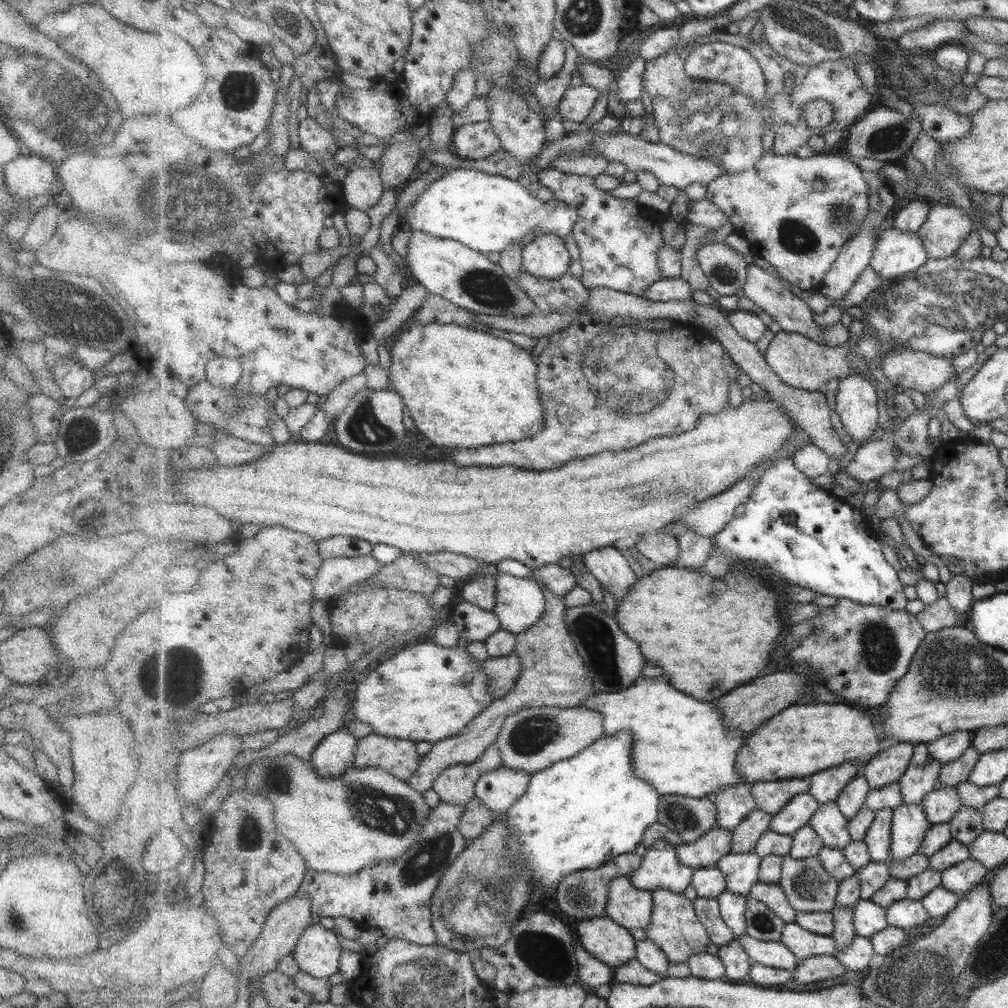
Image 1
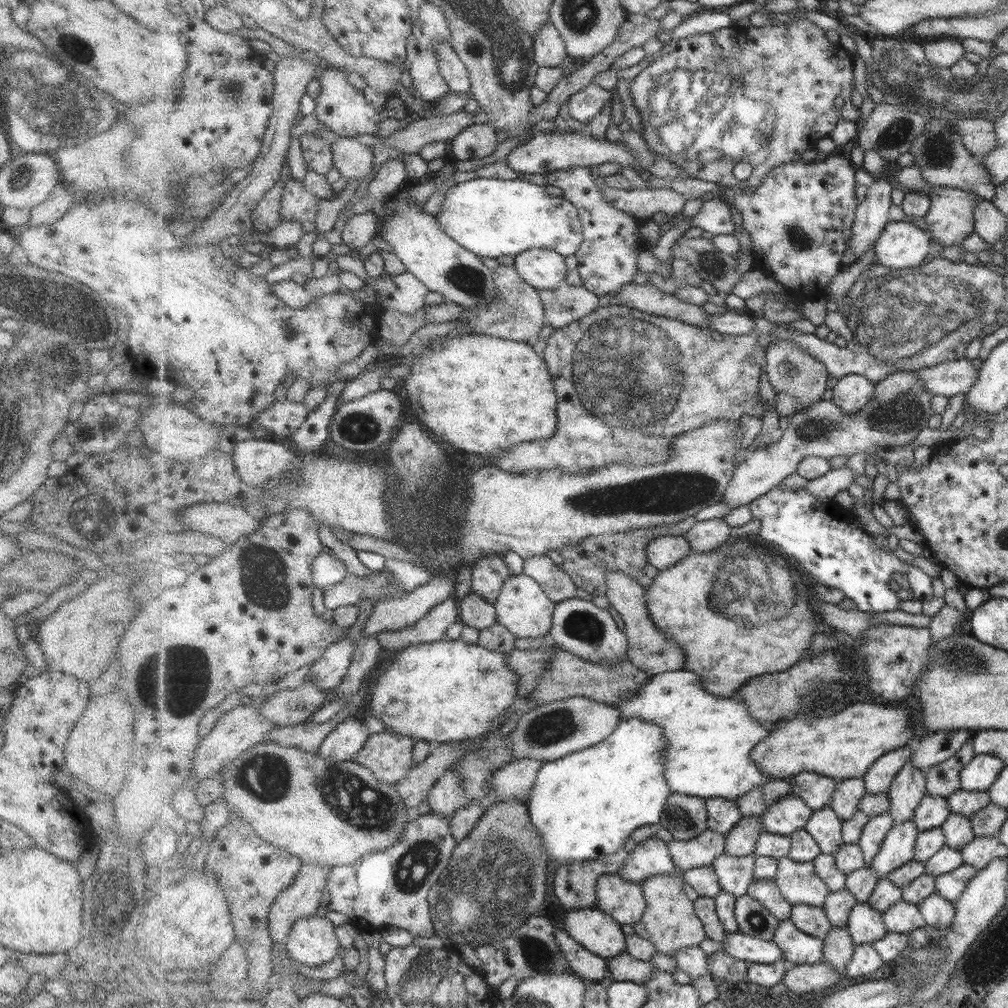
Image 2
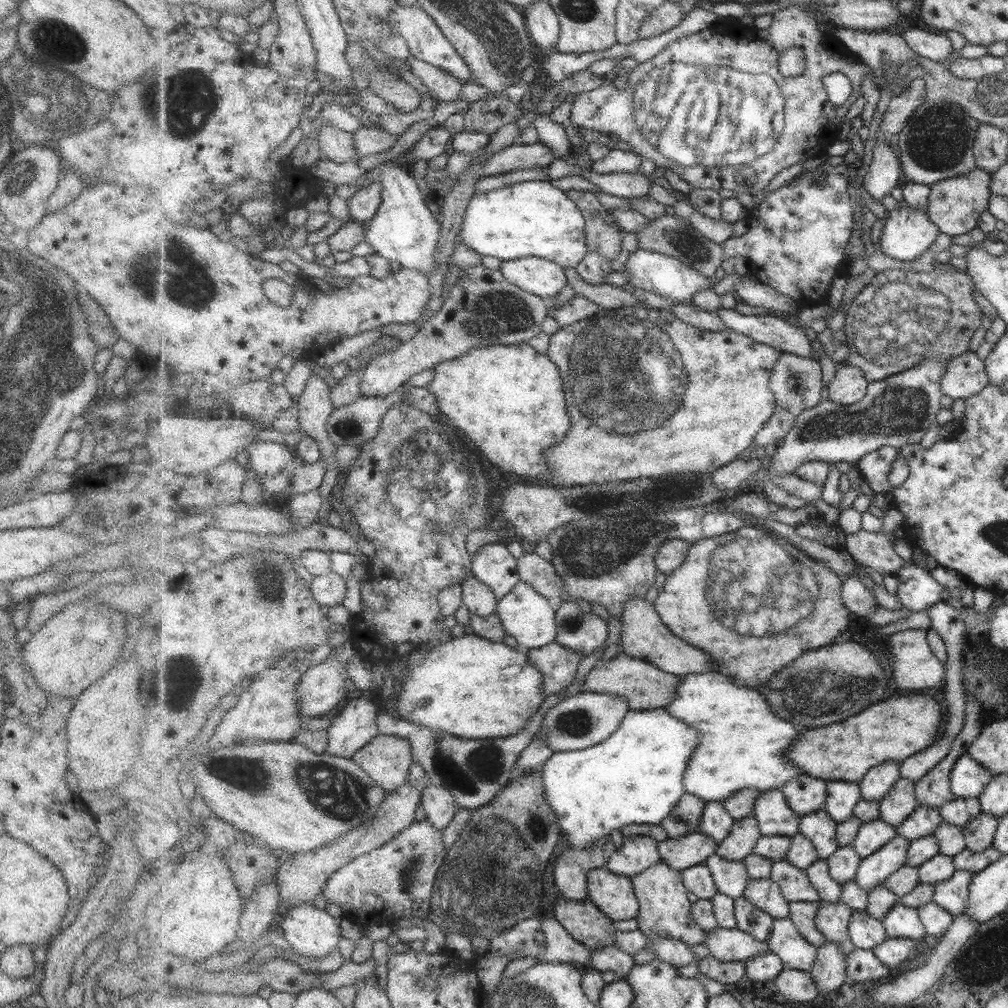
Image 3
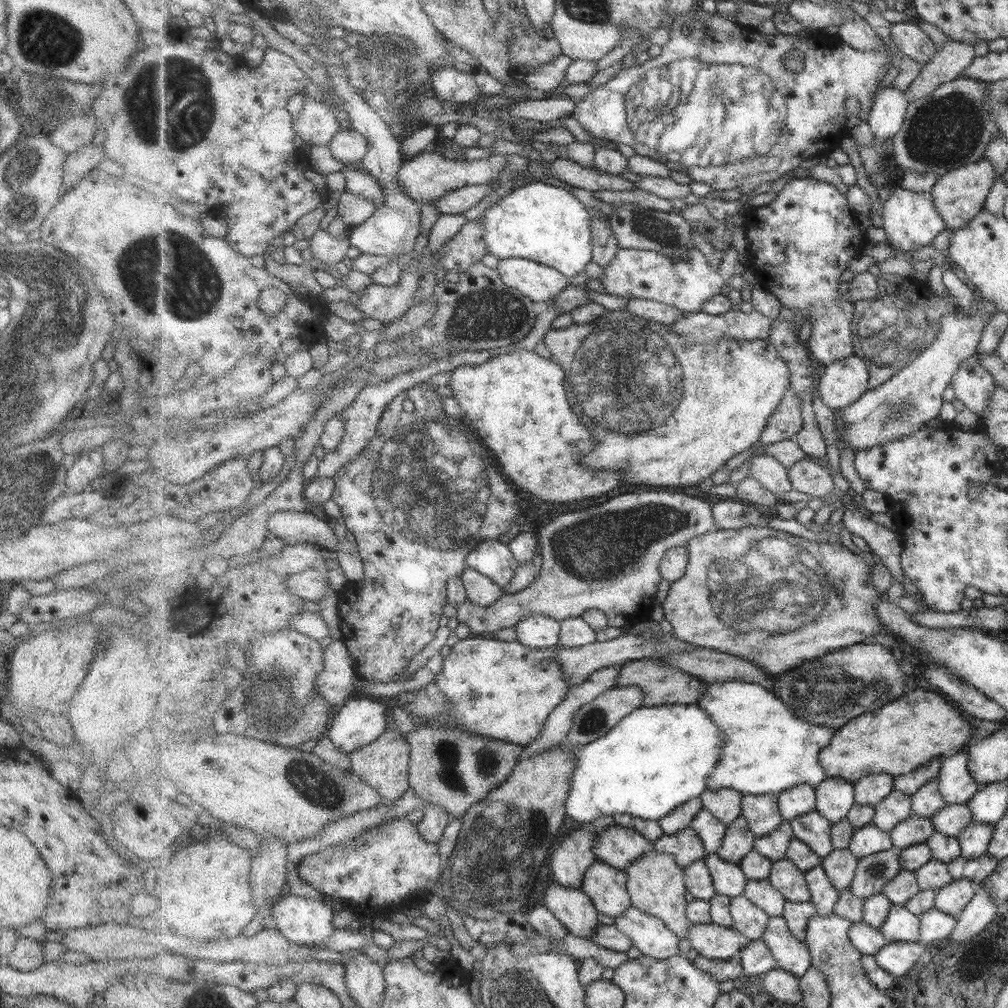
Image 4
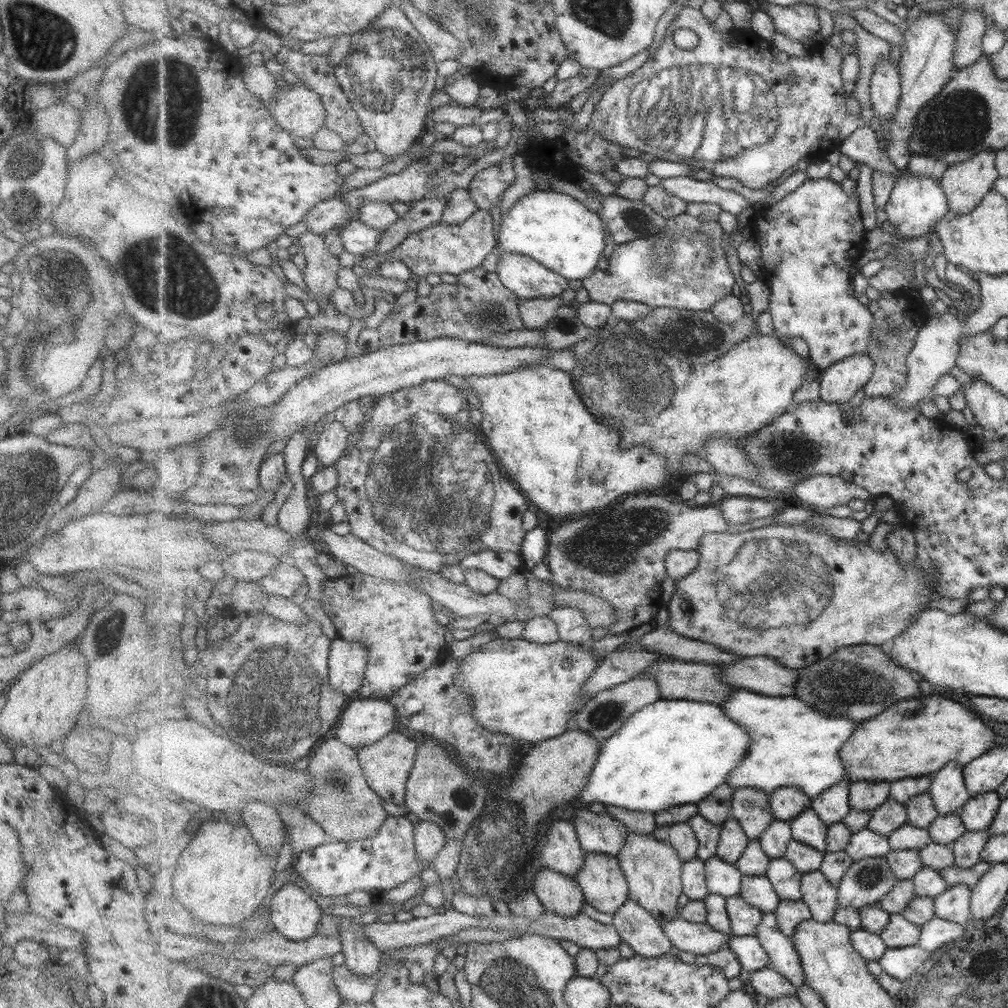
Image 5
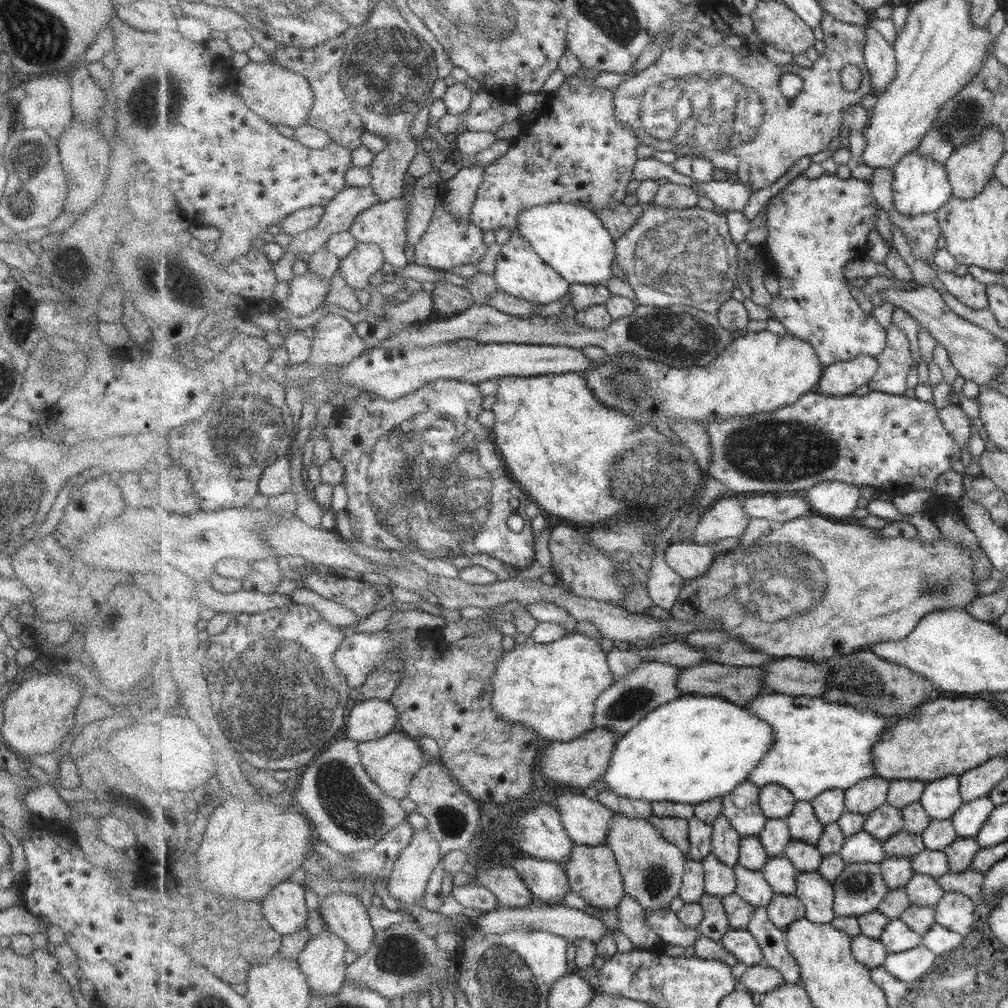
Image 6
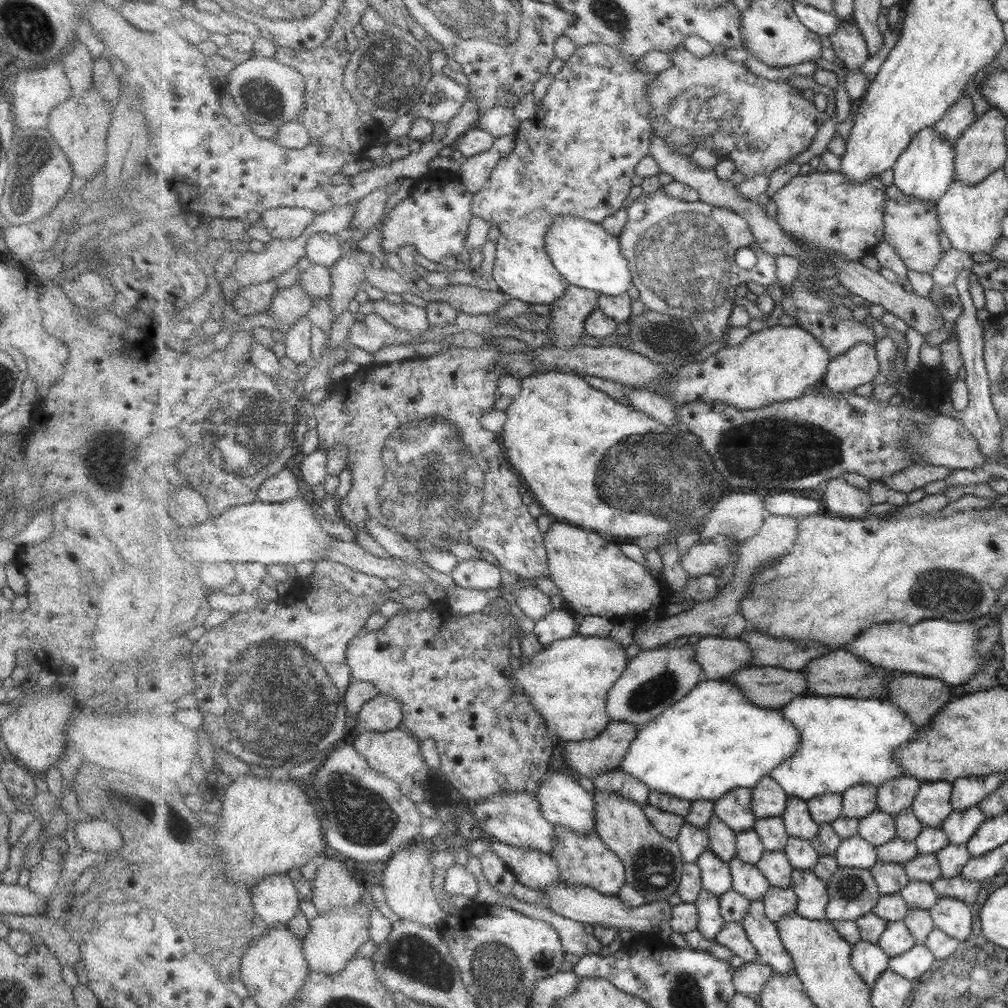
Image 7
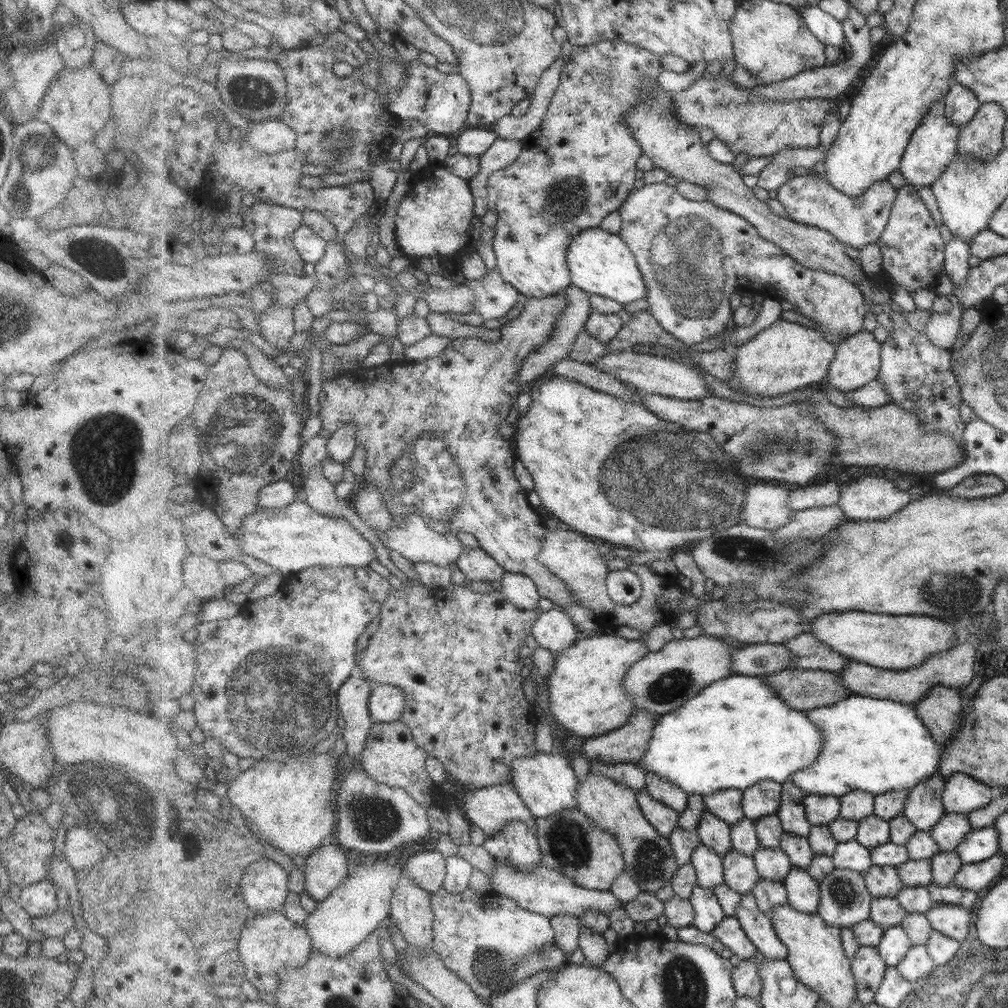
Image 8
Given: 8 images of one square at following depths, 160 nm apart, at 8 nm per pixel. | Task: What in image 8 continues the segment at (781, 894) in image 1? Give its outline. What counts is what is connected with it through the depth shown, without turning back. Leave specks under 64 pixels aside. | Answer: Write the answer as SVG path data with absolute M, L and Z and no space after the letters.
M733 848L724 856L724 877L725 883L742 895L751 893L762 878L756 860Z

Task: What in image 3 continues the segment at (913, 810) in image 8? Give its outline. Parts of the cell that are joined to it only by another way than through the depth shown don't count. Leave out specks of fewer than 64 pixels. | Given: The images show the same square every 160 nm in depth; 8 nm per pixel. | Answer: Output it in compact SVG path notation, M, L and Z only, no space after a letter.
M963 753L953 765L951 788L957 799L973 799L981 794L991 779L992 774Z

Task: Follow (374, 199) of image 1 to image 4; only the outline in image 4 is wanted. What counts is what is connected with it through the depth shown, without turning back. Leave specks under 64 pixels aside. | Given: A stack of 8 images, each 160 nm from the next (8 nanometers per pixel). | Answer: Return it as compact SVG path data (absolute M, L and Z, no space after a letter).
M308 95L303 97L302 109L294 116L293 124L296 133L309 145L329 146L341 130L333 108Z

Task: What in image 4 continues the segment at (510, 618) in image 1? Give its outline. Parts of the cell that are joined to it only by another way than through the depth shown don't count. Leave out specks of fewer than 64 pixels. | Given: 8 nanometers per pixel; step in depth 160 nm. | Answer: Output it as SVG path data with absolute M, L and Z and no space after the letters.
M532 614L524 618L517 628L517 640L531 648L544 649L561 644L562 621L544 614Z

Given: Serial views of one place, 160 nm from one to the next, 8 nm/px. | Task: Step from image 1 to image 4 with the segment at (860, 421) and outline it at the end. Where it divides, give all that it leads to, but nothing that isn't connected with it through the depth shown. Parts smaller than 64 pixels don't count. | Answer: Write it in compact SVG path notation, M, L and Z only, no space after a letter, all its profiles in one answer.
M853 354L824 367L819 383L822 402L833 412L856 403L870 390L866 360Z

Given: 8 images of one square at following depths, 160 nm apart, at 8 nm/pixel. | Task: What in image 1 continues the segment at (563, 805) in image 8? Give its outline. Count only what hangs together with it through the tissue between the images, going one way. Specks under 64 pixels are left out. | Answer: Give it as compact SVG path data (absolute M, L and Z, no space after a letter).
M665 838L655 841L644 854L641 866L631 875L632 883L641 890L666 888L685 892L692 884L694 868L680 861L676 847Z

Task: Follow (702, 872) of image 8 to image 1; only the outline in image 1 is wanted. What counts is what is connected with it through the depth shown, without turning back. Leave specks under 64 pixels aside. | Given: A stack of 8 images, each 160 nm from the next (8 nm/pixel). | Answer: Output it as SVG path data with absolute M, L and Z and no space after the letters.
M756 852L731 853L725 855L717 864L724 872L727 891L749 896L755 884L760 882L762 858Z

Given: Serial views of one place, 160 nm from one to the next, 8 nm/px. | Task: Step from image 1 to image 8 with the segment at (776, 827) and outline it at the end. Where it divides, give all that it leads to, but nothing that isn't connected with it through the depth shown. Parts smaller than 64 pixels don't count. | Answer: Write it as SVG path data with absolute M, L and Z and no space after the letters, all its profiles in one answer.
M727 789L704 796L707 810L730 825L737 824L745 819L743 809L744 791L739 789Z

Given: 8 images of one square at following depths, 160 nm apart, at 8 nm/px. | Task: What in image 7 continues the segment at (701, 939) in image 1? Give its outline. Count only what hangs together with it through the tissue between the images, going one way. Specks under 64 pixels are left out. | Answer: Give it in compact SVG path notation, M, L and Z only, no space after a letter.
M595 790L597 826L604 843L620 856L626 866L626 882L632 884L645 898L647 904L667 900L677 893L684 875L686 862L677 840L663 836L646 816L644 808L625 800L617 793Z

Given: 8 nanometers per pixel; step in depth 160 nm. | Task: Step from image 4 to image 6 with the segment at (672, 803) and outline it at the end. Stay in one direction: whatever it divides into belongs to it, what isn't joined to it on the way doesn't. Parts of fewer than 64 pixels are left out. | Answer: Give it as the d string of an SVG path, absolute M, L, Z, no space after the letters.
M685 695L649 713L642 723L624 734L617 743L612 763L598 787L609 787L614 793L655 802L675 802L697 805L728 795L740 784L750 780L751 772L775 745L775 732L766 720L751 714L745 707L733 704L719 696Z

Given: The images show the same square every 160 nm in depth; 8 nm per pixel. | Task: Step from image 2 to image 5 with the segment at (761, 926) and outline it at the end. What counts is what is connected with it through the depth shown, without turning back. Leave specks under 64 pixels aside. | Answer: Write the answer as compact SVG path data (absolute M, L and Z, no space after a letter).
M740 895L726 897L726 907L732 920L733 935L755 936L764 912L749 904Z

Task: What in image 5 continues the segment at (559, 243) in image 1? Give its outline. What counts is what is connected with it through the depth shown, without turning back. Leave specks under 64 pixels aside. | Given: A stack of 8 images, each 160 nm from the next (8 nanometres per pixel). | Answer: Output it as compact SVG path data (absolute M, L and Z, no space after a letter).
M500 254L497 274L520 299L560 296L569 288L568 278L523 254Z

